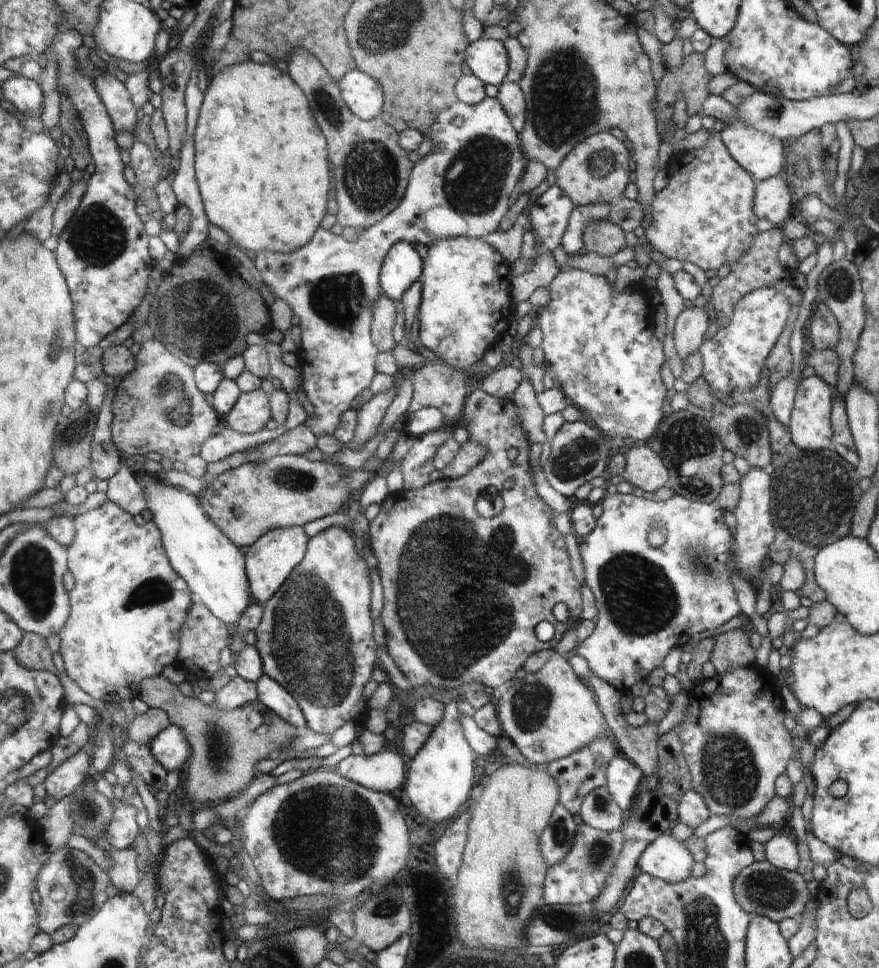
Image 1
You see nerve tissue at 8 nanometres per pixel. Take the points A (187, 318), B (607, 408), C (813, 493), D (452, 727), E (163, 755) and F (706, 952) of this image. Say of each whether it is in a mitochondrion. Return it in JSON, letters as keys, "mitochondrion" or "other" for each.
{"A":"mitochondrion","B":"mitochondrion","C":"mitochondrion","D":"other","E":"other","F":"mitochondrion"}

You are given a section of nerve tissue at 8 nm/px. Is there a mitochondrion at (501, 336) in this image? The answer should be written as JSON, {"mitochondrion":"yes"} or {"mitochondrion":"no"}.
{"mitochondrion":"no"}

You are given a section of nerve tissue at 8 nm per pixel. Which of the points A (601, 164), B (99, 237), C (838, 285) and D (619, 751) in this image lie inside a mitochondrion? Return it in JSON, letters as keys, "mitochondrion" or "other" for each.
{"A":"mitochondrion","B":"mitochondrion","C":"mitochondrion","D":"other"}

